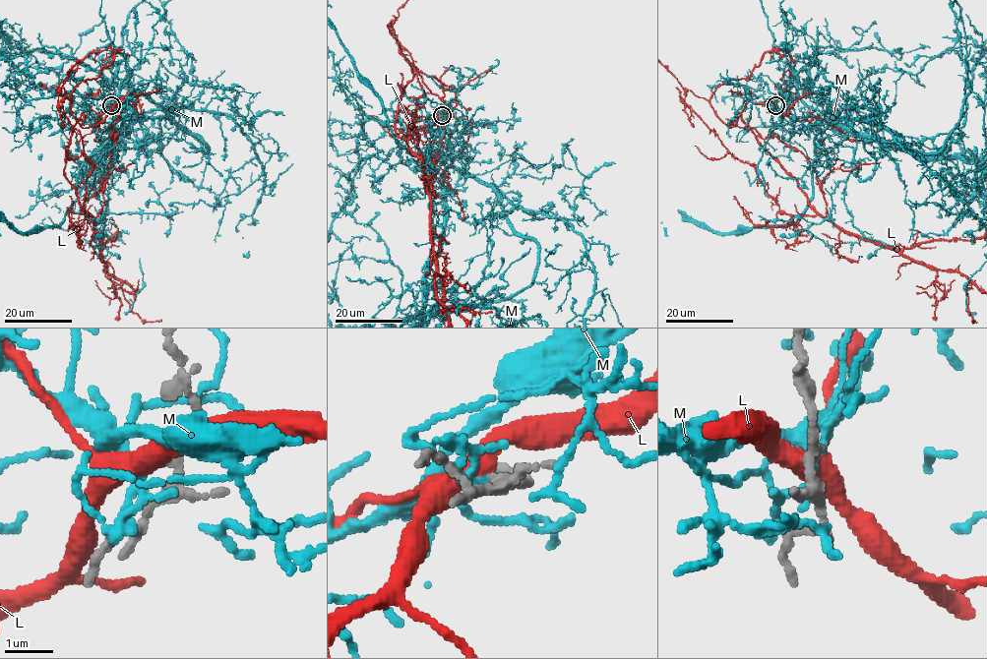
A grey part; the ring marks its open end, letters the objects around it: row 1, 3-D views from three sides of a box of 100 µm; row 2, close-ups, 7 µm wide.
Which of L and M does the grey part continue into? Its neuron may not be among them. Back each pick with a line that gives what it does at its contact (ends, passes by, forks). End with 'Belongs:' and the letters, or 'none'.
M: it passes by
Belongs: M

